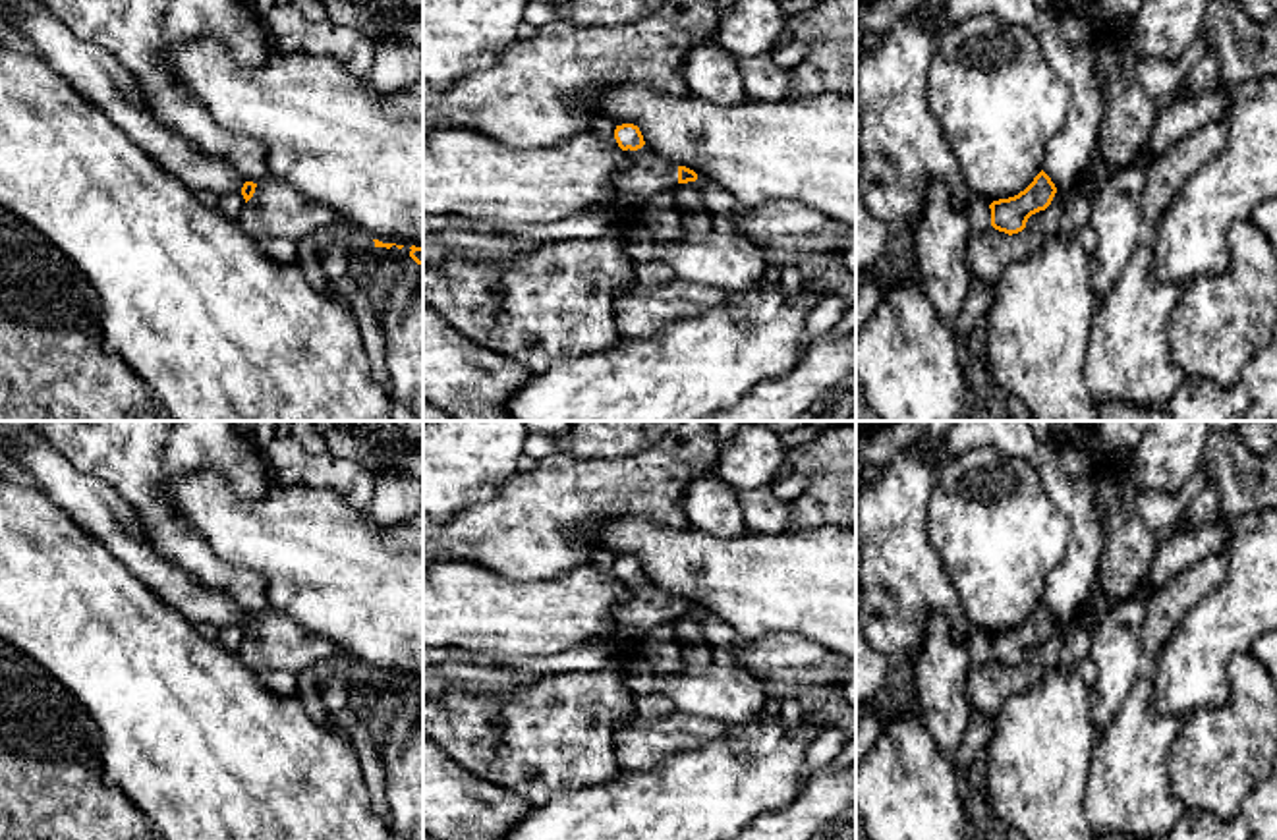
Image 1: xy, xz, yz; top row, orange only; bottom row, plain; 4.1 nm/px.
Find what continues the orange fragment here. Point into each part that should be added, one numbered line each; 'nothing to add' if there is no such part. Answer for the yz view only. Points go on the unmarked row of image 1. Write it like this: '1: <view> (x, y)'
nothing to add

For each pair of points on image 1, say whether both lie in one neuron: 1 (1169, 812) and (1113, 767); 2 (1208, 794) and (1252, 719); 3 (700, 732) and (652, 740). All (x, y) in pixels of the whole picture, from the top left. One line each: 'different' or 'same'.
1: same
2: same
3: same

